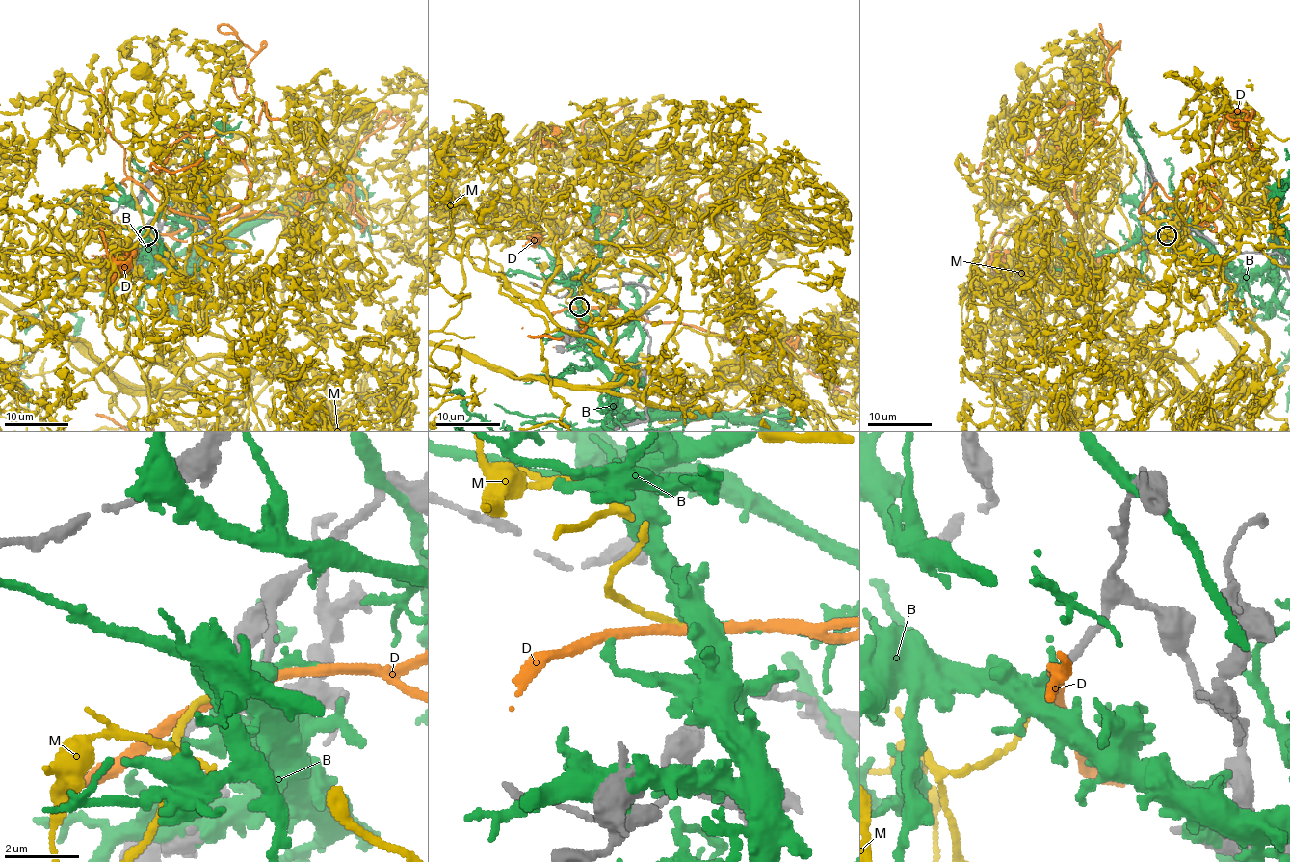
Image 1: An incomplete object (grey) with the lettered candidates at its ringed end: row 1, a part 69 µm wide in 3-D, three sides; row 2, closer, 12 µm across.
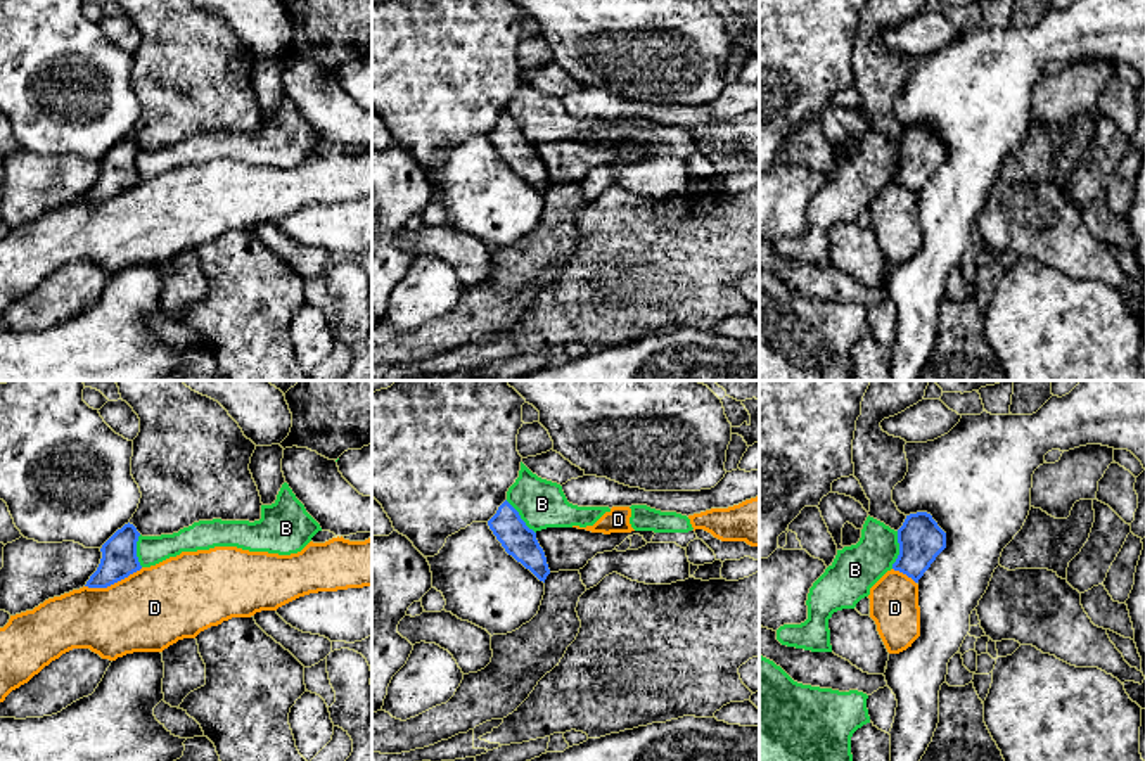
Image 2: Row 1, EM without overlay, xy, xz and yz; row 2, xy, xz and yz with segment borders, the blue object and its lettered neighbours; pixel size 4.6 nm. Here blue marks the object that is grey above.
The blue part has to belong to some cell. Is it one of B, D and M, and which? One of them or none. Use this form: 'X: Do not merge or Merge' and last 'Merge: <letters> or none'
B: Do not merge
D: Do not merge
M: Merge
Merge: M

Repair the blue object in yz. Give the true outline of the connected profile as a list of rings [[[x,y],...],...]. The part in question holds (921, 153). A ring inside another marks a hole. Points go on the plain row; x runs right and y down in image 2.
[[[917,125],[906,128],[898,142],[898,156],[899,168],[892,182],[918,195],[936,169],[946,161],[946,145],[931,126]]]

